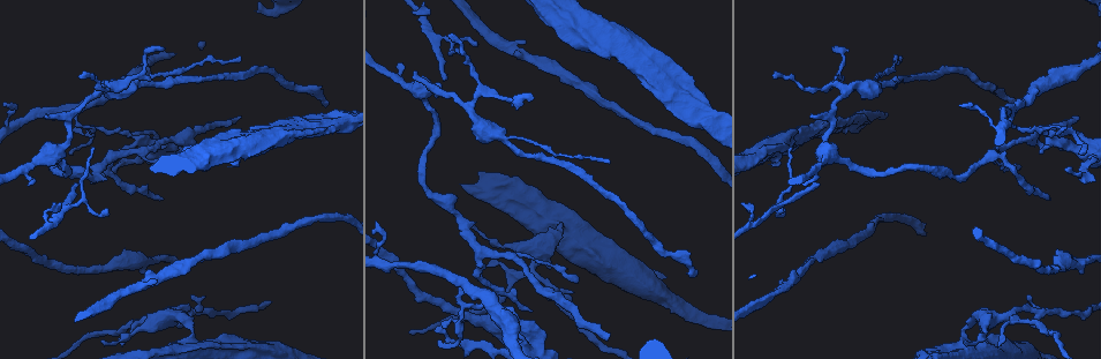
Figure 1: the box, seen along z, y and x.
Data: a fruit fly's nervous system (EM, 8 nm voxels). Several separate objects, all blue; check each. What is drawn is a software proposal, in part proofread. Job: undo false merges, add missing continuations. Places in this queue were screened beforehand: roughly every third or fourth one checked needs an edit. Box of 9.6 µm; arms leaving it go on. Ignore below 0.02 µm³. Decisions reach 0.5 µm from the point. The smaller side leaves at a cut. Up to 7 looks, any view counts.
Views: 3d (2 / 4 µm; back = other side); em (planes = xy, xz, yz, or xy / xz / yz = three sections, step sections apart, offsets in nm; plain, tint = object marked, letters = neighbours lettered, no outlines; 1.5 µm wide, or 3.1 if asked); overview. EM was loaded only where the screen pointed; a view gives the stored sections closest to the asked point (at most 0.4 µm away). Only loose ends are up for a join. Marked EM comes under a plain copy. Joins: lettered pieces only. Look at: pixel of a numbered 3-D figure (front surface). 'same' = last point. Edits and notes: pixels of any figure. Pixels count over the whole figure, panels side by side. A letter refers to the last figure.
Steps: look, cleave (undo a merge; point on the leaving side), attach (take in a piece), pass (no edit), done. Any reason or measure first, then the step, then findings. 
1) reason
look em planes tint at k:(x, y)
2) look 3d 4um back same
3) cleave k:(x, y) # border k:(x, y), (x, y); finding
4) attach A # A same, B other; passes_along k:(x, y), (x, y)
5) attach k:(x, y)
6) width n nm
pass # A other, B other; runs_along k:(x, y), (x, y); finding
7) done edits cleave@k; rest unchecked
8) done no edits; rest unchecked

thin end
look em planes letters at 1:(76, 185)

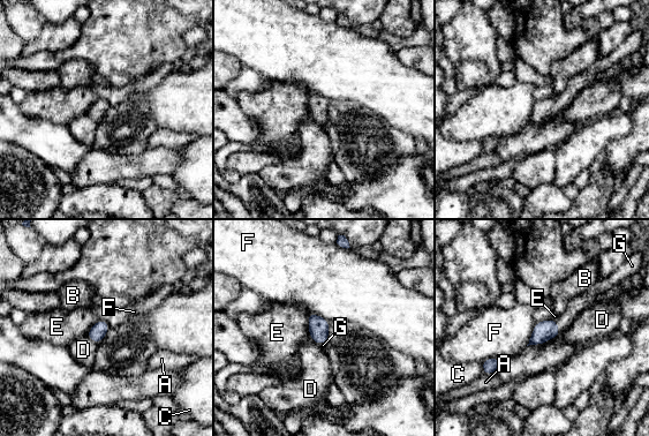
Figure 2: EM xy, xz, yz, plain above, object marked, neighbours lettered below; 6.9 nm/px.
width 110 nm
attach G # A other, B other, C other, D other, E other, F other, G same; passes_along 2:(543, 331), (557, 325), (576, 305); the neuron continues

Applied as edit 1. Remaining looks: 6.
redraw
look overview

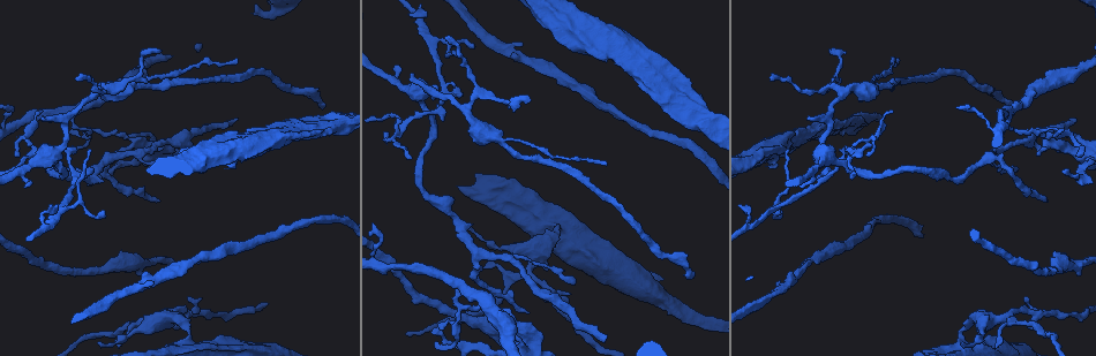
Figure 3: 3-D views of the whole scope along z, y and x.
a narrow waist
look 3d 4um at 3:(959, 342)

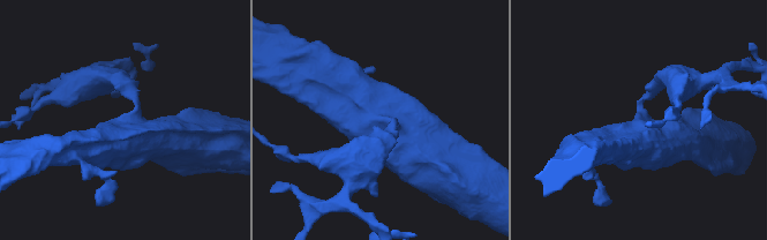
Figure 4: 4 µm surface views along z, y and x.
now the EM
look em planes letters at 4:(394, 124)

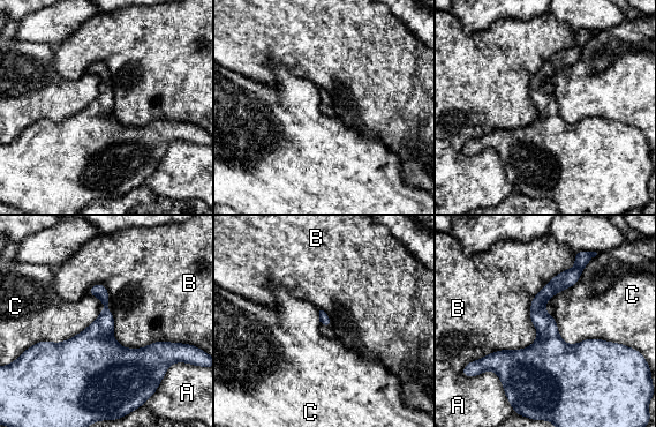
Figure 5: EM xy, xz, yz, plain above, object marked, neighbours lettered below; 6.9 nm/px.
pass # A other, B other, C other; border 5:(575, 253), (474, 361); continuous, no second neuron

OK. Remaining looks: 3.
tapers out
look em yz step 4 tint at 3:(469, 230)

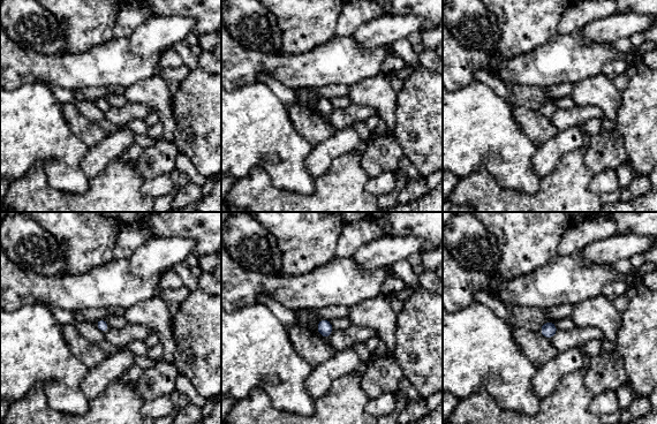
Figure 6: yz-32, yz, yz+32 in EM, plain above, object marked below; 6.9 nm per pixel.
cut it another way
look em planes letters same

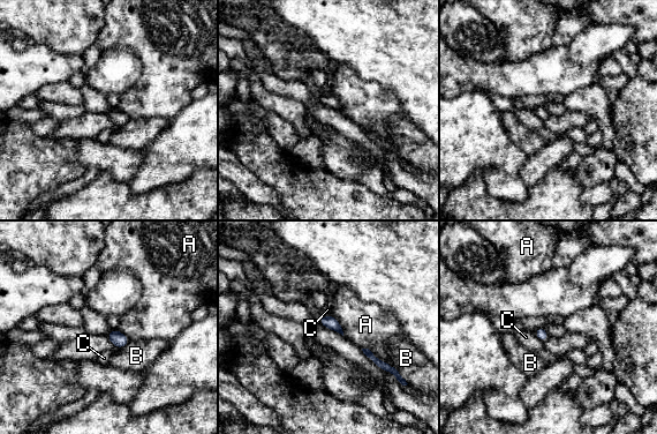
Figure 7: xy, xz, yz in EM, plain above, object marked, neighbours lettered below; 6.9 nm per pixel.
pass # A other, B other, C other; border 7:(362, 348), (368, 348), (387, 363); none of them fits

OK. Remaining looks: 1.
done edits attach@2; rest unchecked

